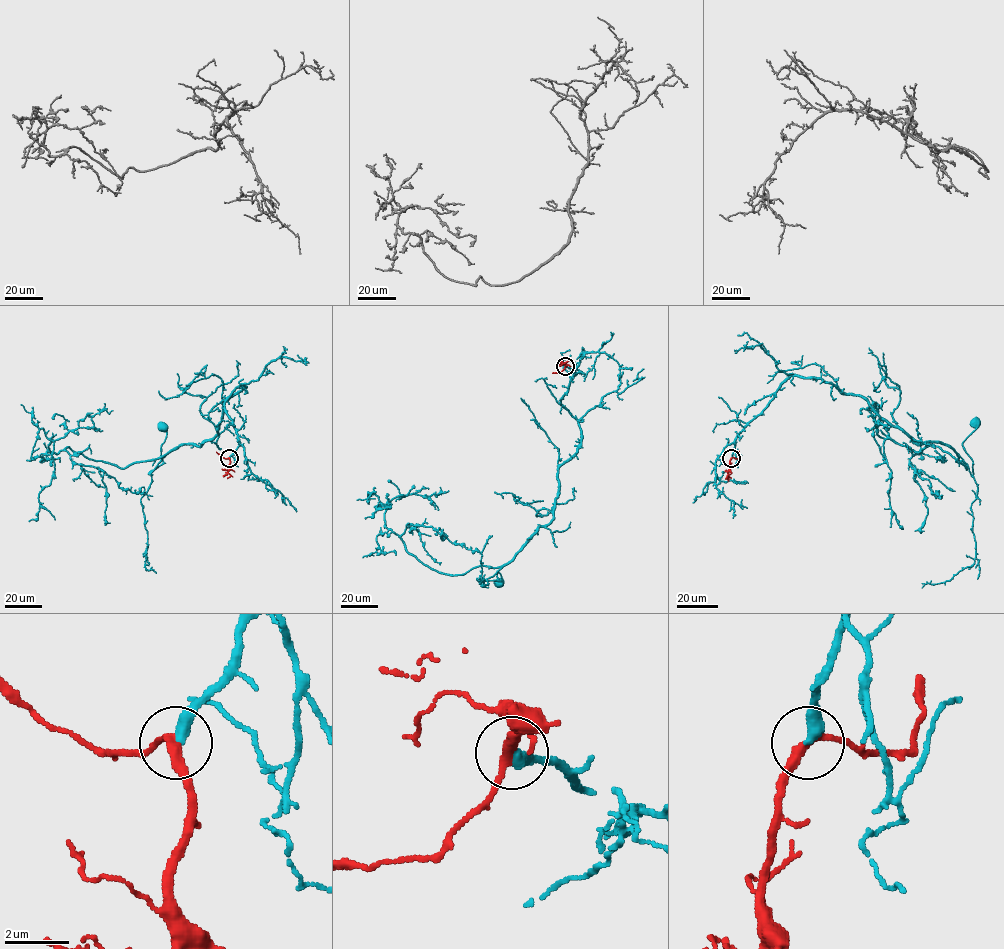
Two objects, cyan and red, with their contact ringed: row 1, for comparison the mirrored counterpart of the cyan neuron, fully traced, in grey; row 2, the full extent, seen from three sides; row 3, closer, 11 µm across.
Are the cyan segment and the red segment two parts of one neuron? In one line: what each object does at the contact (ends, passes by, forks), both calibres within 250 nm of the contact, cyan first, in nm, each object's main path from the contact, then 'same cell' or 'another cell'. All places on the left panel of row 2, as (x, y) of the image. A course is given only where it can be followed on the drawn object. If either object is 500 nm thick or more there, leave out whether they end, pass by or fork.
cyan ends there; red passes by; 380 nm thick on the cyan side, 280 nm on the other; cyan runs (229, 458), (225, 401), (243, 385), (212, 439), (149, 474), (163, 427); red runs (229, 458), (230, 475), (227, 478); same cell

